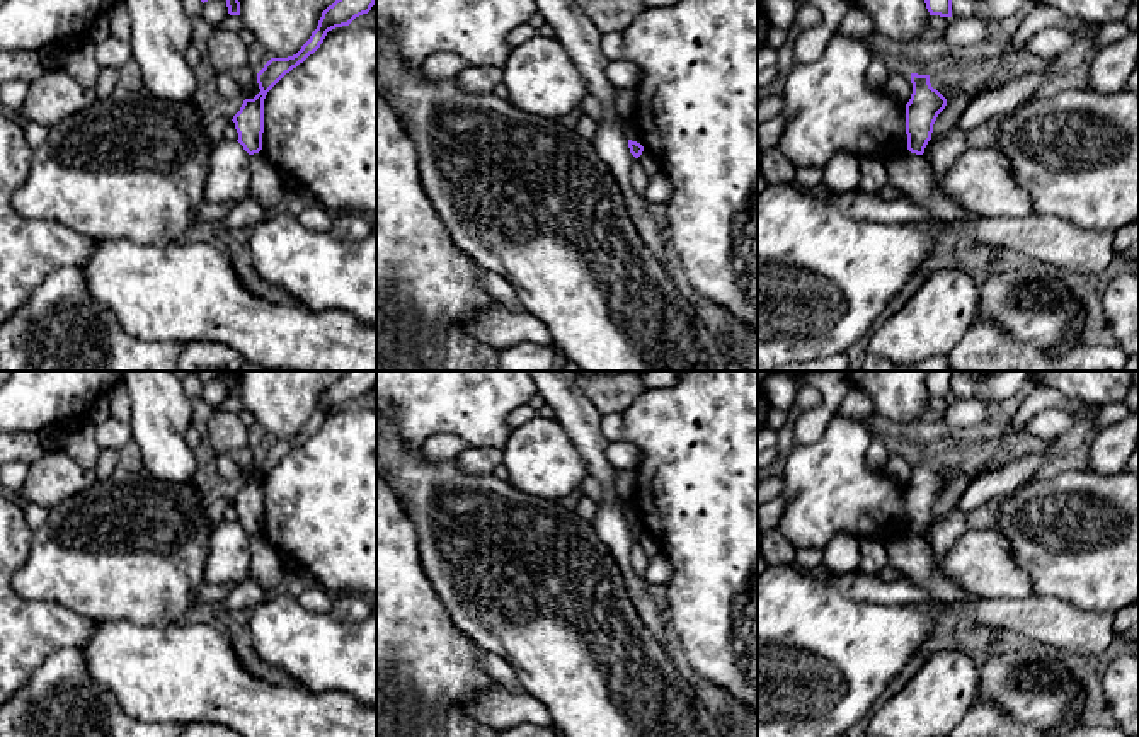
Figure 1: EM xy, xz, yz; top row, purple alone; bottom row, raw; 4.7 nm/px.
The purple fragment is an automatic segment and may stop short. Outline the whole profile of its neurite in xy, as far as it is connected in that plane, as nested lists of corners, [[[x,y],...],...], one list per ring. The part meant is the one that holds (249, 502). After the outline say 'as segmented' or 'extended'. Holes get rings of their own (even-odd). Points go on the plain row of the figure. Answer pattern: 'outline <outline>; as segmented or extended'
outline [[[346,371],[341,380],[329,386],[318,402],[317,410],[301,431],[288,439],[271,439],[257,454],[260,473],[254,480],[245,480],[233,497],[238,524],[249,536],[262,531],[264,514],[264,480],[267,473],[293,449],[313,436],[323,424],[329,412],[349,407],[356,398],[368,395],[376,385],[376,371]]]; as segmented

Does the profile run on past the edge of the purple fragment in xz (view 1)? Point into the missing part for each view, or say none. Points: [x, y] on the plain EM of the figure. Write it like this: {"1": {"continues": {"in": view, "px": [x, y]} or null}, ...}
{"1": {"continues": null}}

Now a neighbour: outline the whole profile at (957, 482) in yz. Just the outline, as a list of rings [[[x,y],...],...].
[[[938,468],[936,471],[947,480],[947,487],[938,495],[933,506],[931,521],[928,523],[924,529],[923,538],[928,543],[931,543],[931,524],[945,517],[950,512],[950,509],[962,499],[964,492],[970,485],[969,475],[959,468]]]

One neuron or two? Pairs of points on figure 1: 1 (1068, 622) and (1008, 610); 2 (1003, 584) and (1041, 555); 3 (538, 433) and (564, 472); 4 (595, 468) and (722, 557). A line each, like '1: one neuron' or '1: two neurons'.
1: one neuron
2: two neurons
3: one neuron
4: two neurons

